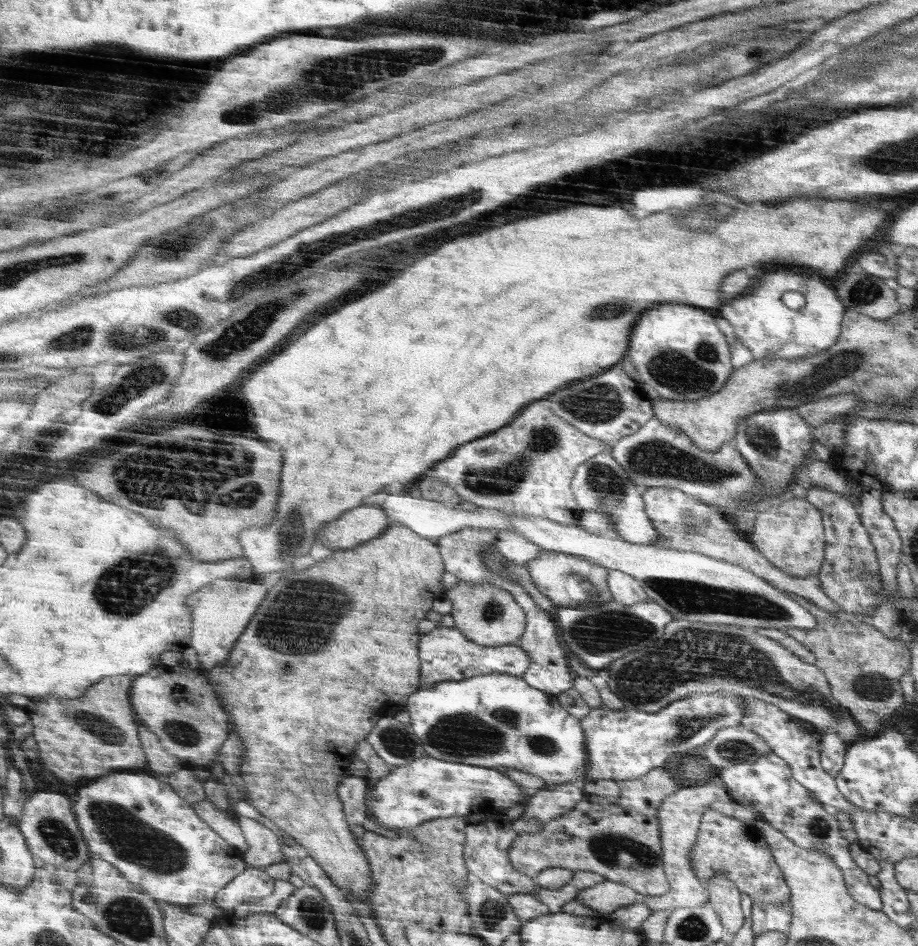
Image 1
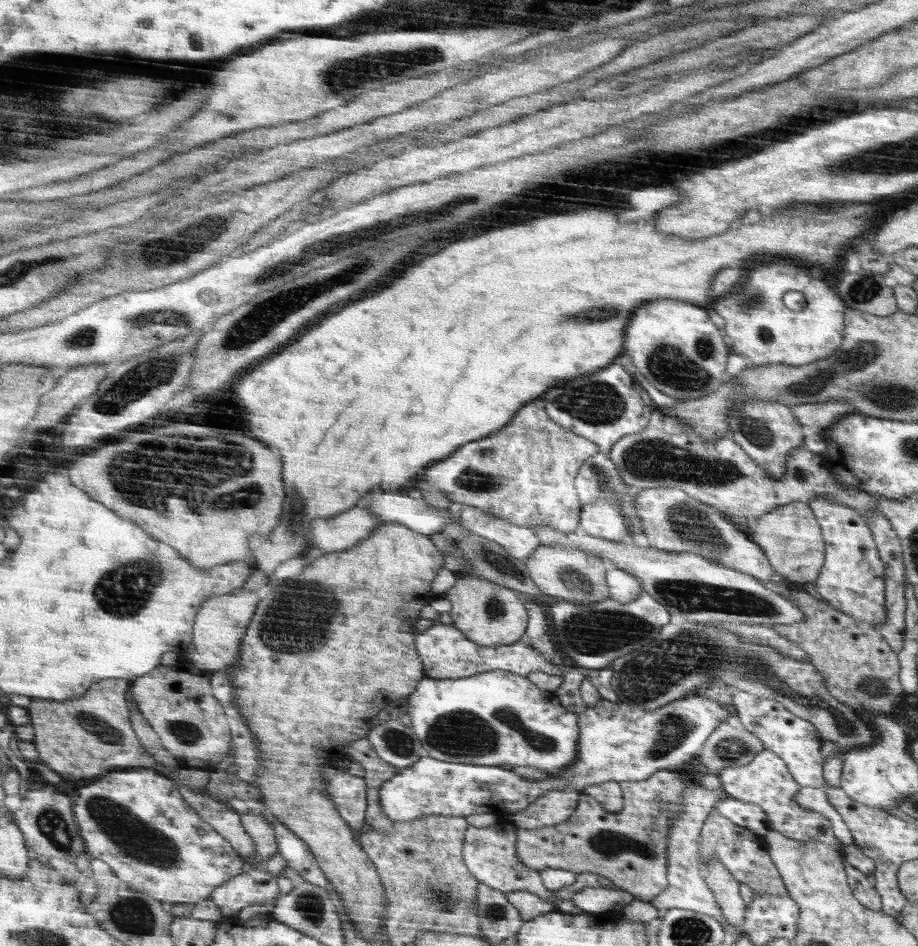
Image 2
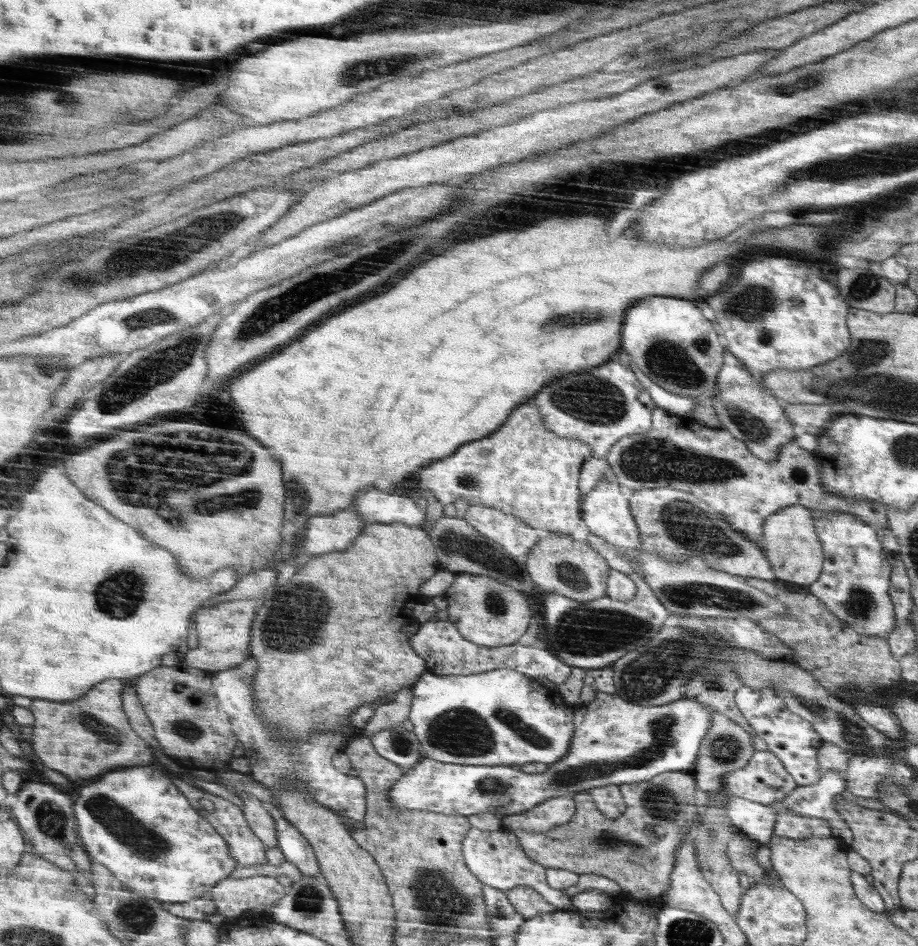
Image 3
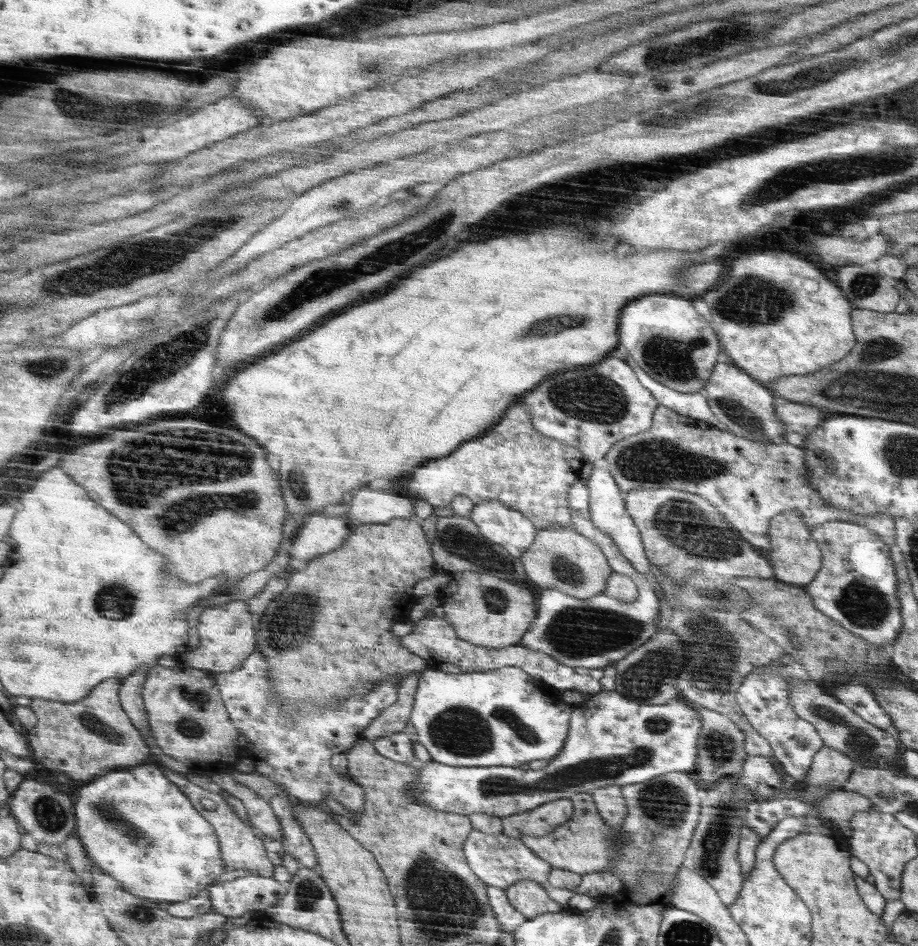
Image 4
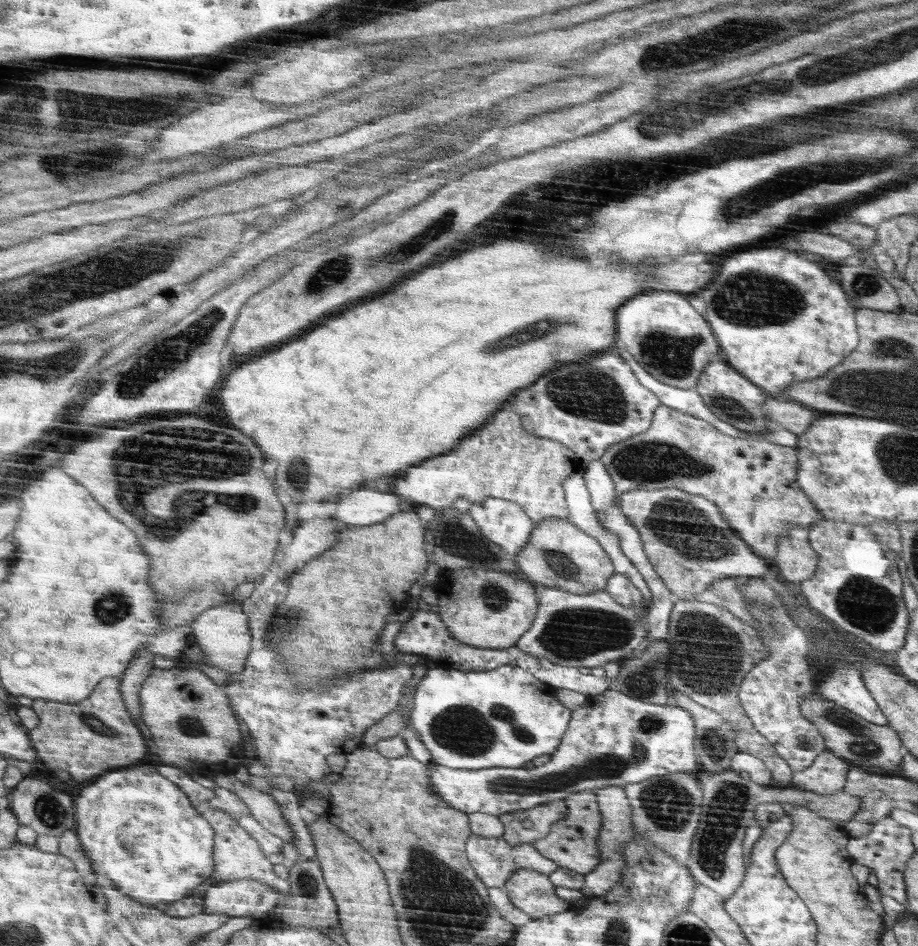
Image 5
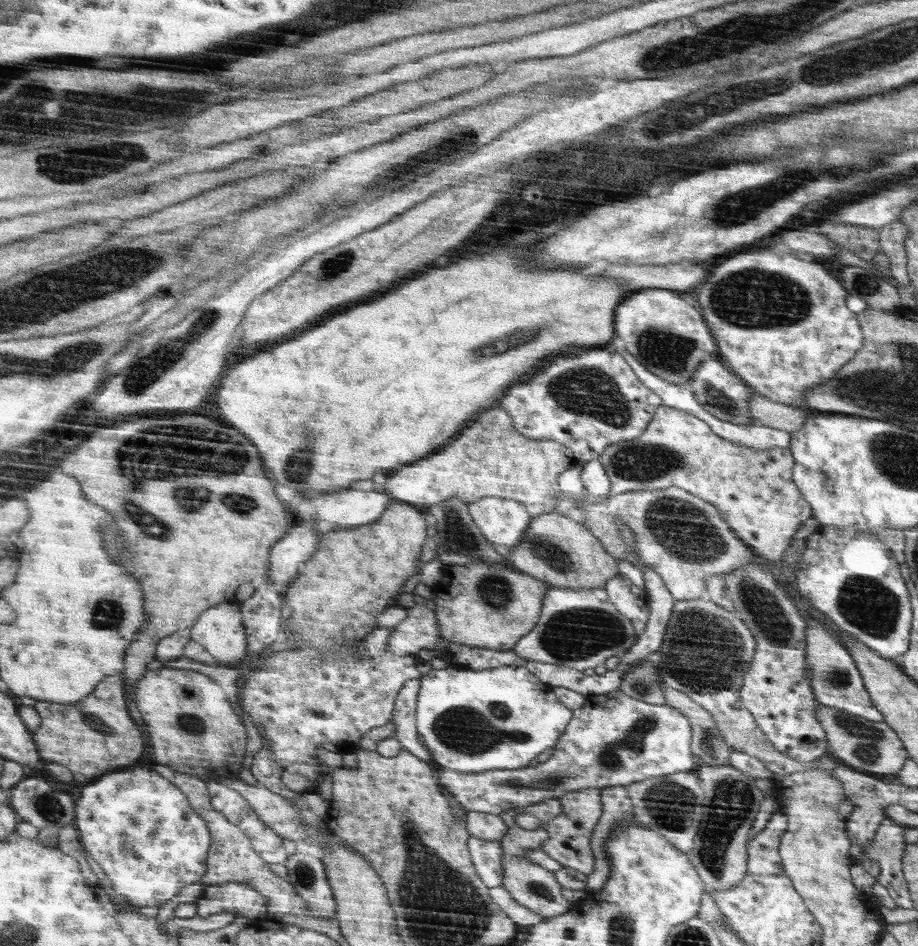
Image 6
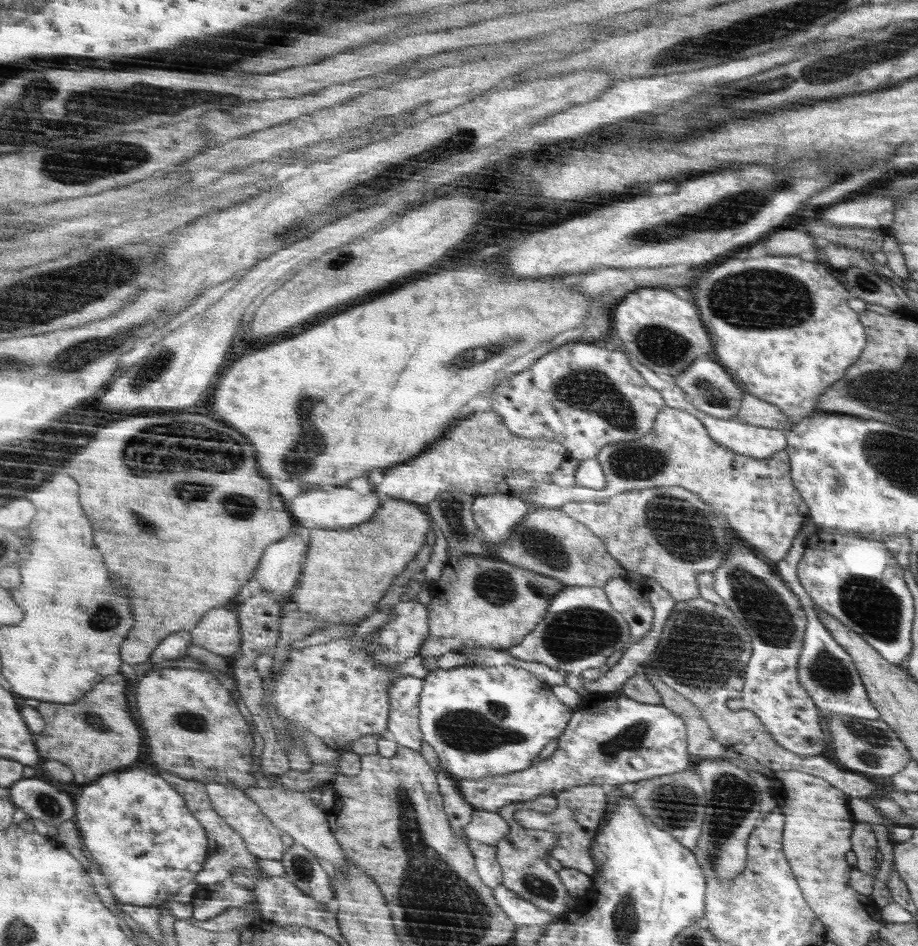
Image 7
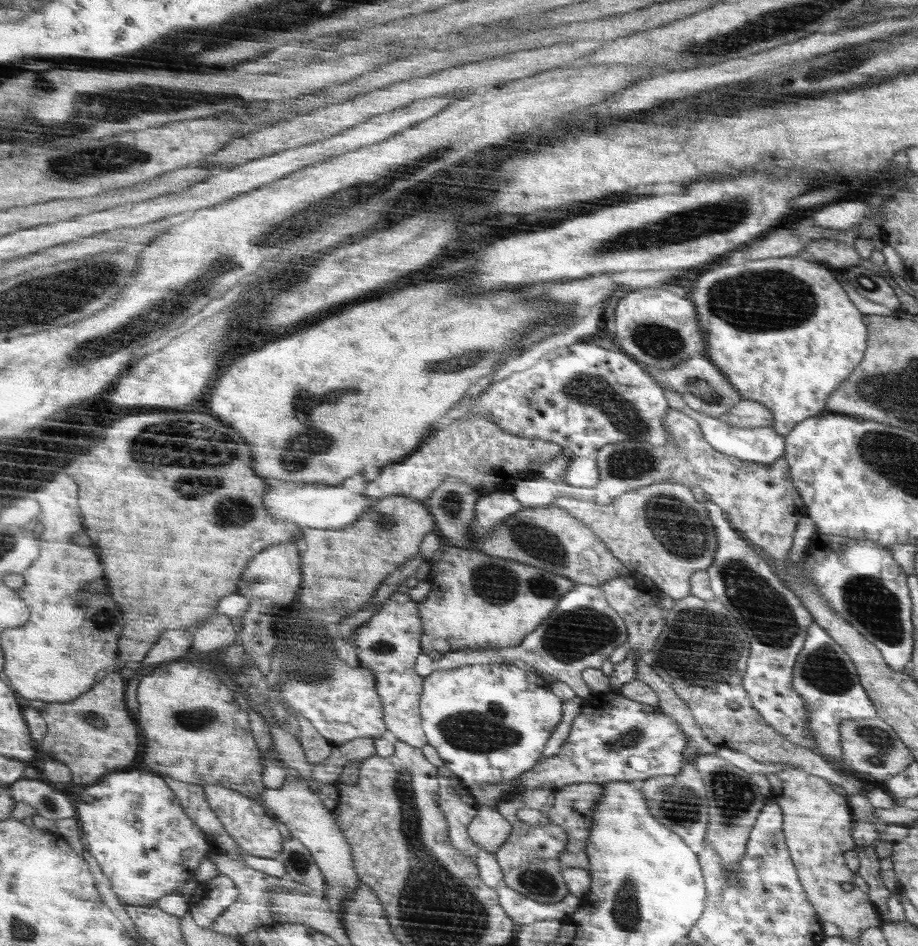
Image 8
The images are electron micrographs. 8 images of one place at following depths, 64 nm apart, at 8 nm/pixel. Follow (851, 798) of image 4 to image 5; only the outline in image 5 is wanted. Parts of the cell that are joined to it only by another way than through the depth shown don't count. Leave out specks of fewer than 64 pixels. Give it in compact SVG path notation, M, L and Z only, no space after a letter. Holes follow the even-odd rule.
M846 791L834 792L830 795L810 794L802 806L808 806L818 816L826 816L828 820L838 820L838 823L847 823L860 810L862 799L850 795Z

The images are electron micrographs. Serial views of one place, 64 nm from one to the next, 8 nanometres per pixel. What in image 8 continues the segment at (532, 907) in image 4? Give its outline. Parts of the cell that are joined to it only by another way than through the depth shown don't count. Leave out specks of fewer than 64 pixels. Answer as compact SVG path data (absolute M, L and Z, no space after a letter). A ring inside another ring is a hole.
M542 786L536 790L526 790L518 792L514 796L508 796L505 800L500 800L497 810L510 822L512 830L510 836L502 845L498 847L497 857L498 865L501 866L504 874L503 884L506 887L516 889L521 896L536 900L539 904L554 905L560 903L569 895L568 886L561 876L561 854L562 849L568 844L568 834L564 828L558 824L544 824L544 826L532 826L516 816L520 808L534 808L543 812L544 815L556 800L558 789L550 786Z

